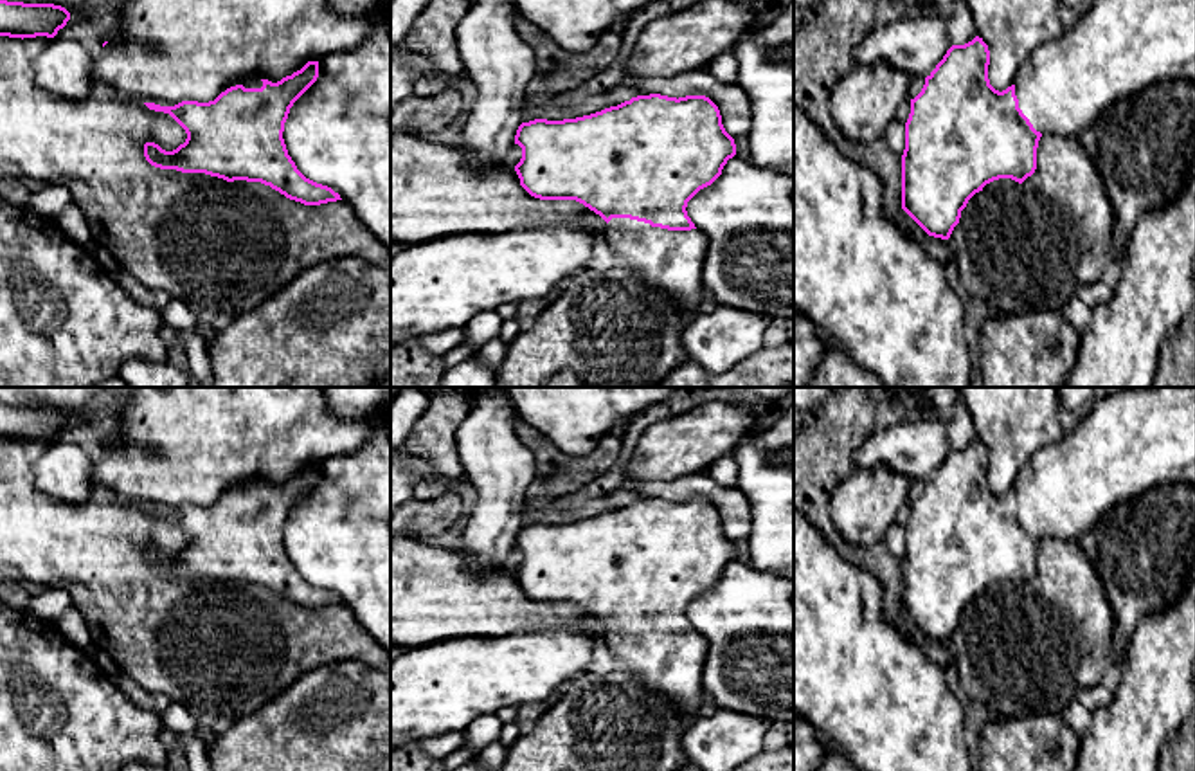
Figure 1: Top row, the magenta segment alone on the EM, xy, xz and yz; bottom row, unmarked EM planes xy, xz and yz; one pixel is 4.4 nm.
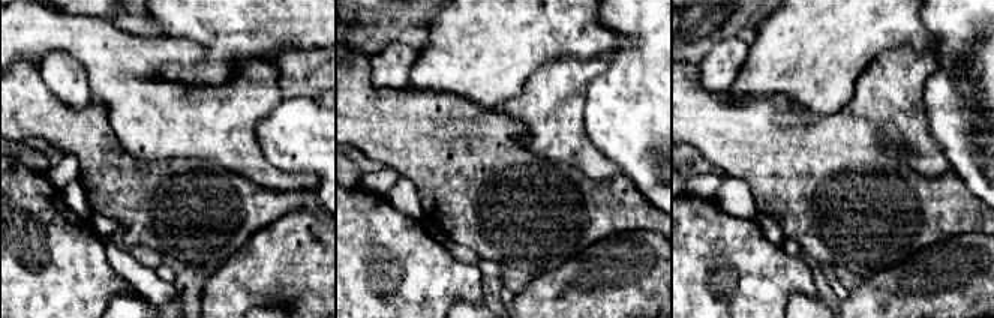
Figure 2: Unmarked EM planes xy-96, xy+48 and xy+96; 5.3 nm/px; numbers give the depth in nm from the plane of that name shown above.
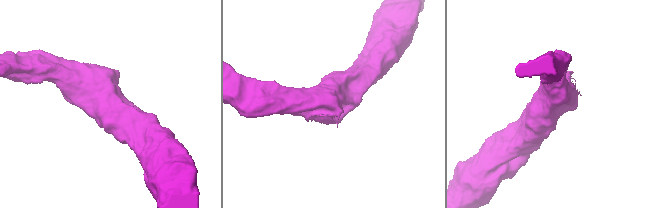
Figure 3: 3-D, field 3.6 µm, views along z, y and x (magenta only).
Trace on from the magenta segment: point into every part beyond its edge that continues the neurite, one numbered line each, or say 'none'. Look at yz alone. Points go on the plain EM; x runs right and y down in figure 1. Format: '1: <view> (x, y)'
1: yz (1127, 442)

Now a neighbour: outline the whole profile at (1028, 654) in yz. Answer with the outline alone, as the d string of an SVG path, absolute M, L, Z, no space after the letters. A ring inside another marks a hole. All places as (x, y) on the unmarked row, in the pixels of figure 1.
M1042 539L1037 551L1037 573L1022 587L999 582L975 596L961 614L948 647L961 688L997 717L1064 713L1080 688L1110 681L1118 661L1112 652L1114 612L1098 571L1076 540Z

